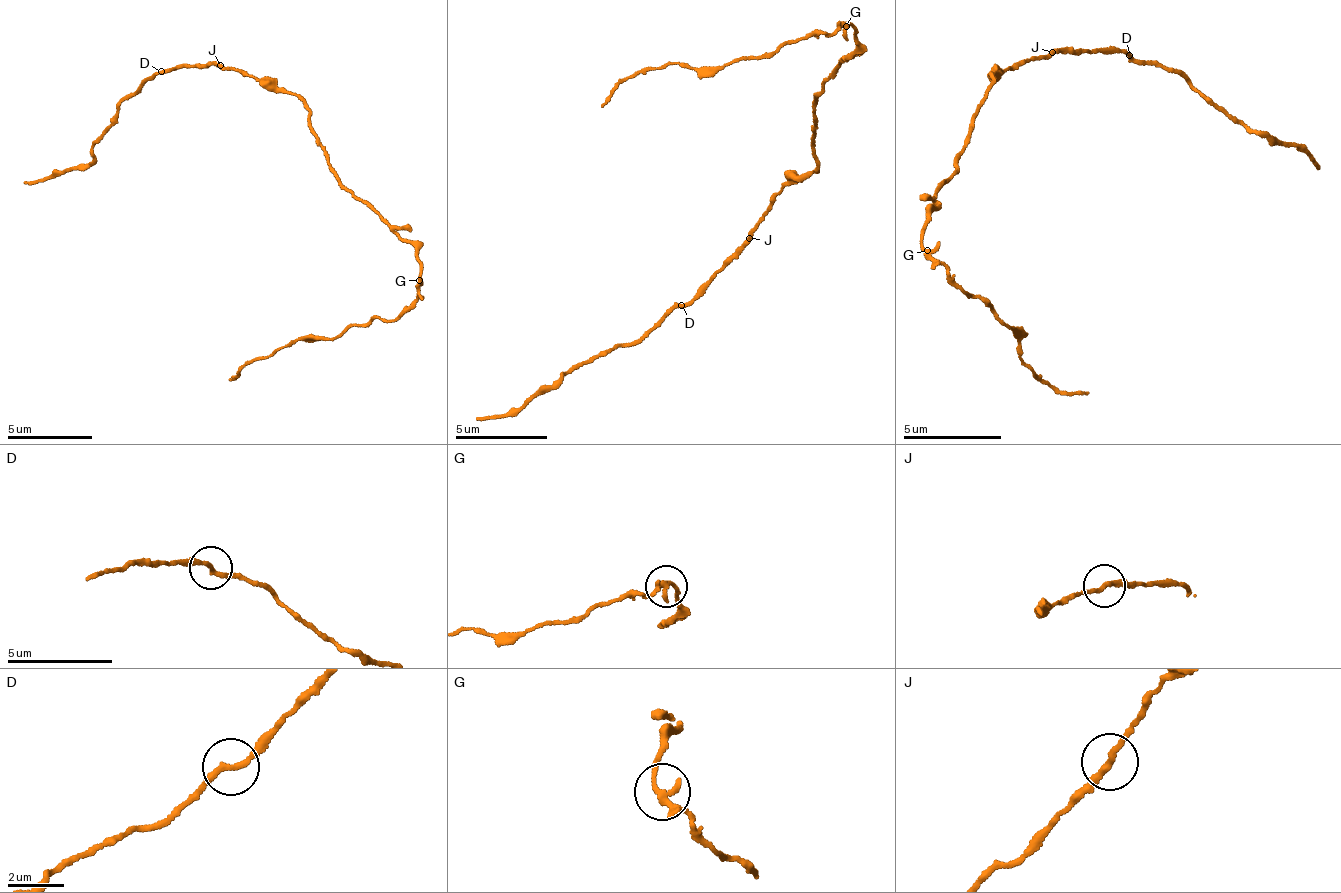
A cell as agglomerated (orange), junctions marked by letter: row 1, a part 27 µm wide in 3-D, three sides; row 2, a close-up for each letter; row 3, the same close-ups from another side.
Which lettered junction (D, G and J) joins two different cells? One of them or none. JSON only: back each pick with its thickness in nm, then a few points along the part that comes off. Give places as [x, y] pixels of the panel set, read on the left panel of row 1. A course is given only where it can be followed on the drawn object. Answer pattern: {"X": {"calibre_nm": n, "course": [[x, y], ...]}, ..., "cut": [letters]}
{"G": {"calibre_nm": 200, "course": [[419, 282], [394, 318], [371, 319], [341, 336], [296, 339], [286, 346], [245, 360], [229, 379]]}, "cut": ["G"]}

